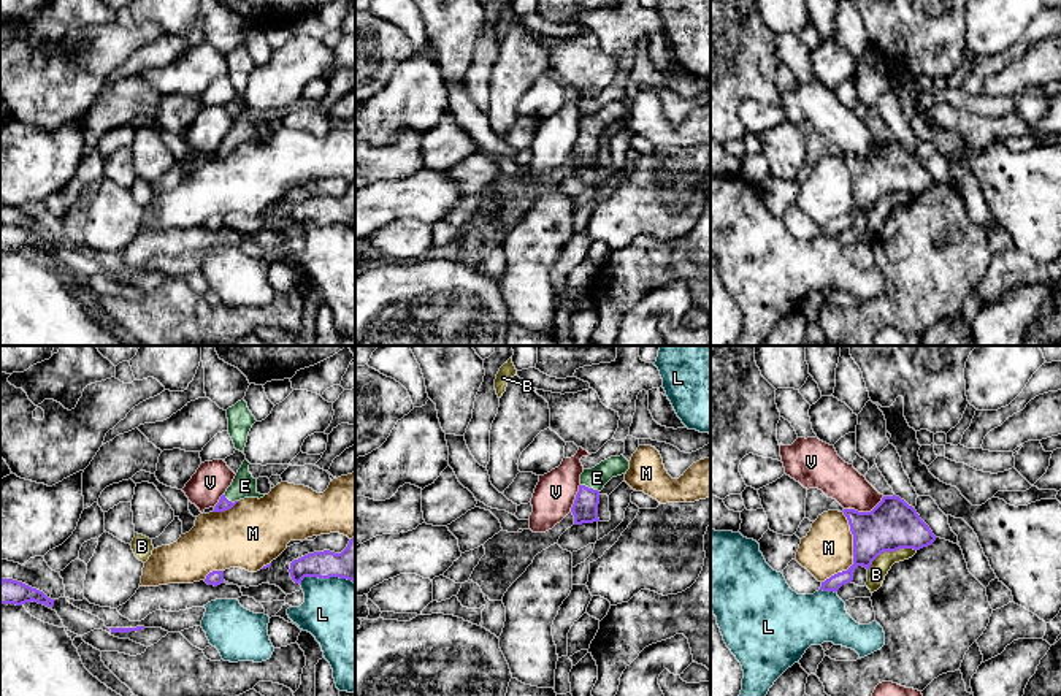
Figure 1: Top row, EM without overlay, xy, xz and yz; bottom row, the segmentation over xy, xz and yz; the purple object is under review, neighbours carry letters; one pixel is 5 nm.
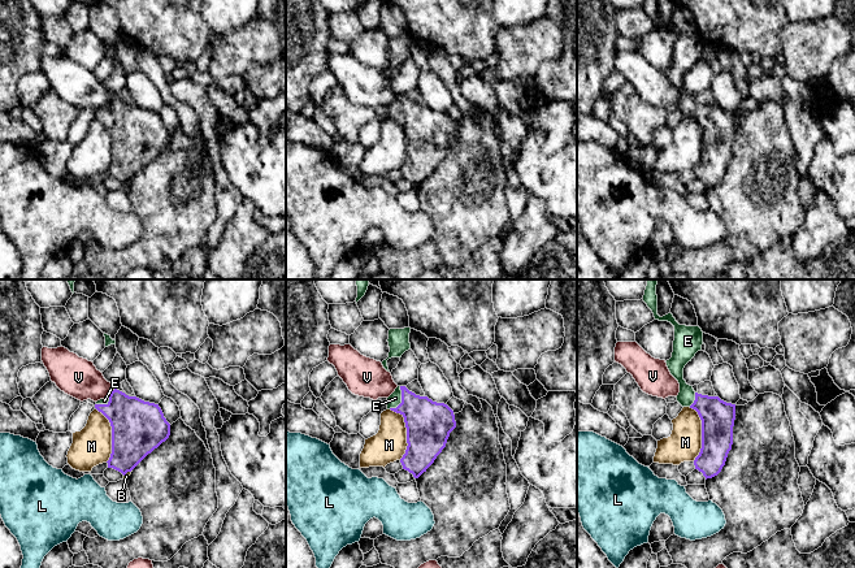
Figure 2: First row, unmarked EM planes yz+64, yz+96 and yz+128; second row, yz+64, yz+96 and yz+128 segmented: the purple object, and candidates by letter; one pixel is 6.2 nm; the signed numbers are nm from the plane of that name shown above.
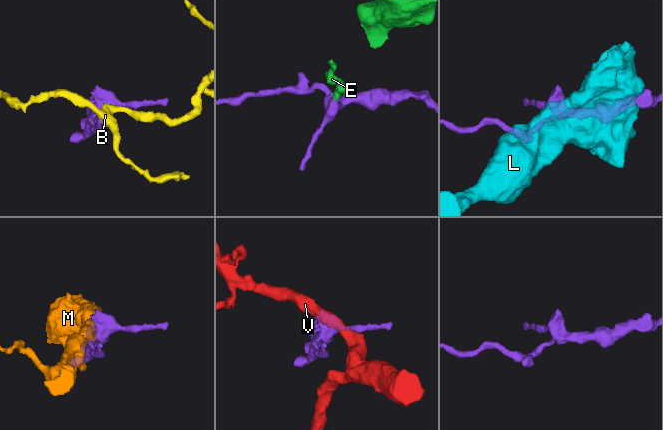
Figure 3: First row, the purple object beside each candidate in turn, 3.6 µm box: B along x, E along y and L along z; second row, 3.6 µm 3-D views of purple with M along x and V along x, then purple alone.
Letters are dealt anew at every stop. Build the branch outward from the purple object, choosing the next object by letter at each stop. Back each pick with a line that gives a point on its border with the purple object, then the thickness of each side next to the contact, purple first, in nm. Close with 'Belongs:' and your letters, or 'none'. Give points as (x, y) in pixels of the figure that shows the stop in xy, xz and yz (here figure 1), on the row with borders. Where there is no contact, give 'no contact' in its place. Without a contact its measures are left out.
E: xz (590, 489) | 130/110 nm
Belongs: E

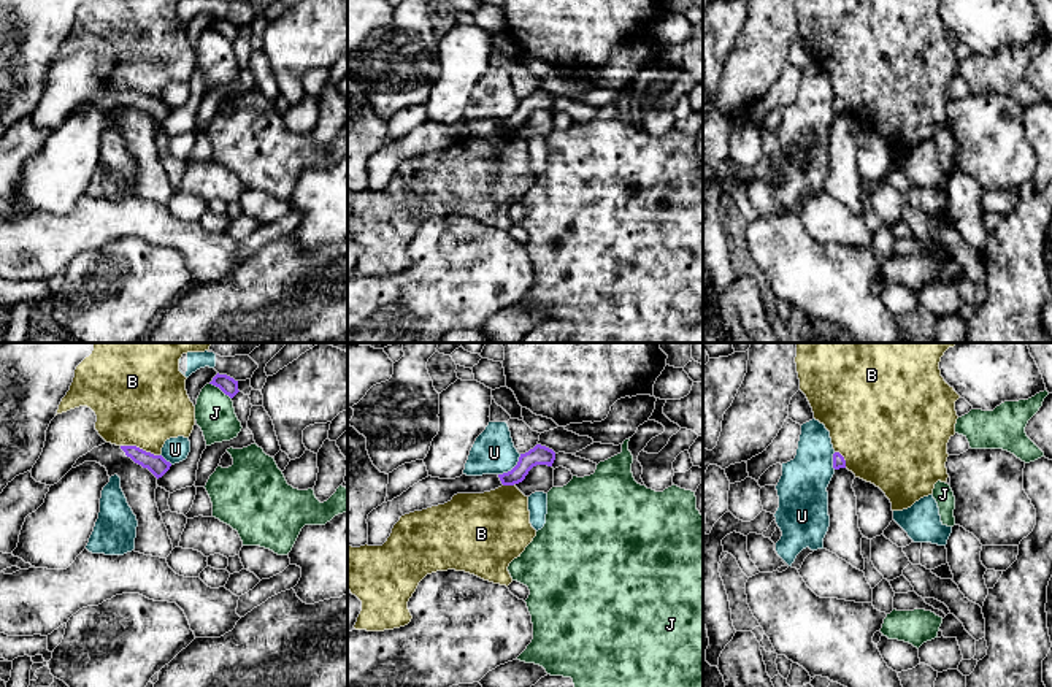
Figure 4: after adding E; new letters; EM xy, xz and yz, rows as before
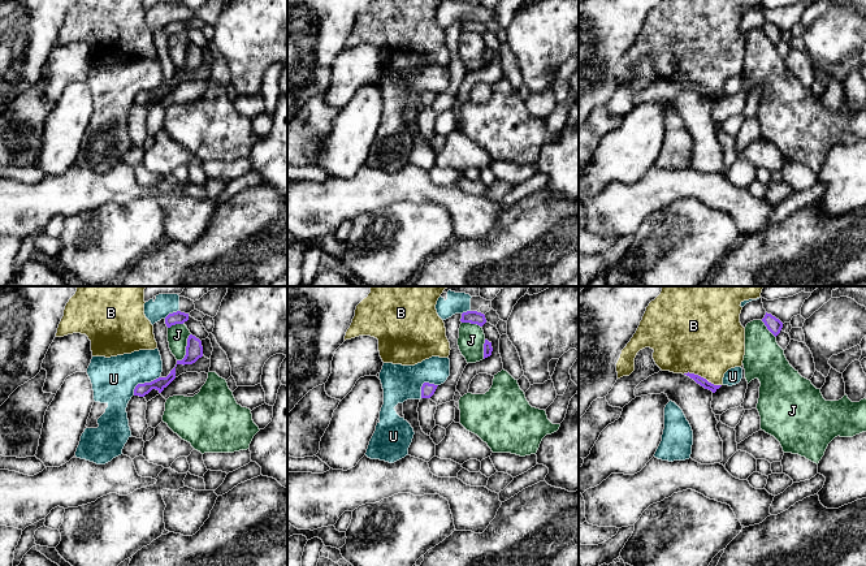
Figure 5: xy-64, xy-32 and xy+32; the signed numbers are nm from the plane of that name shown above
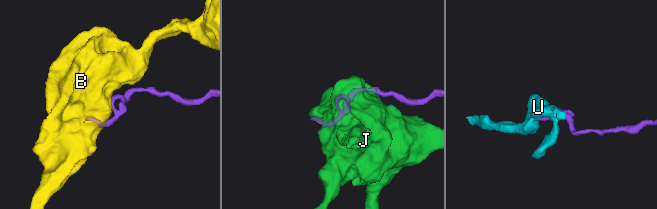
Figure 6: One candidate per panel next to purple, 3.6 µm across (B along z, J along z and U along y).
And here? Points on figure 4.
Belongs: none

